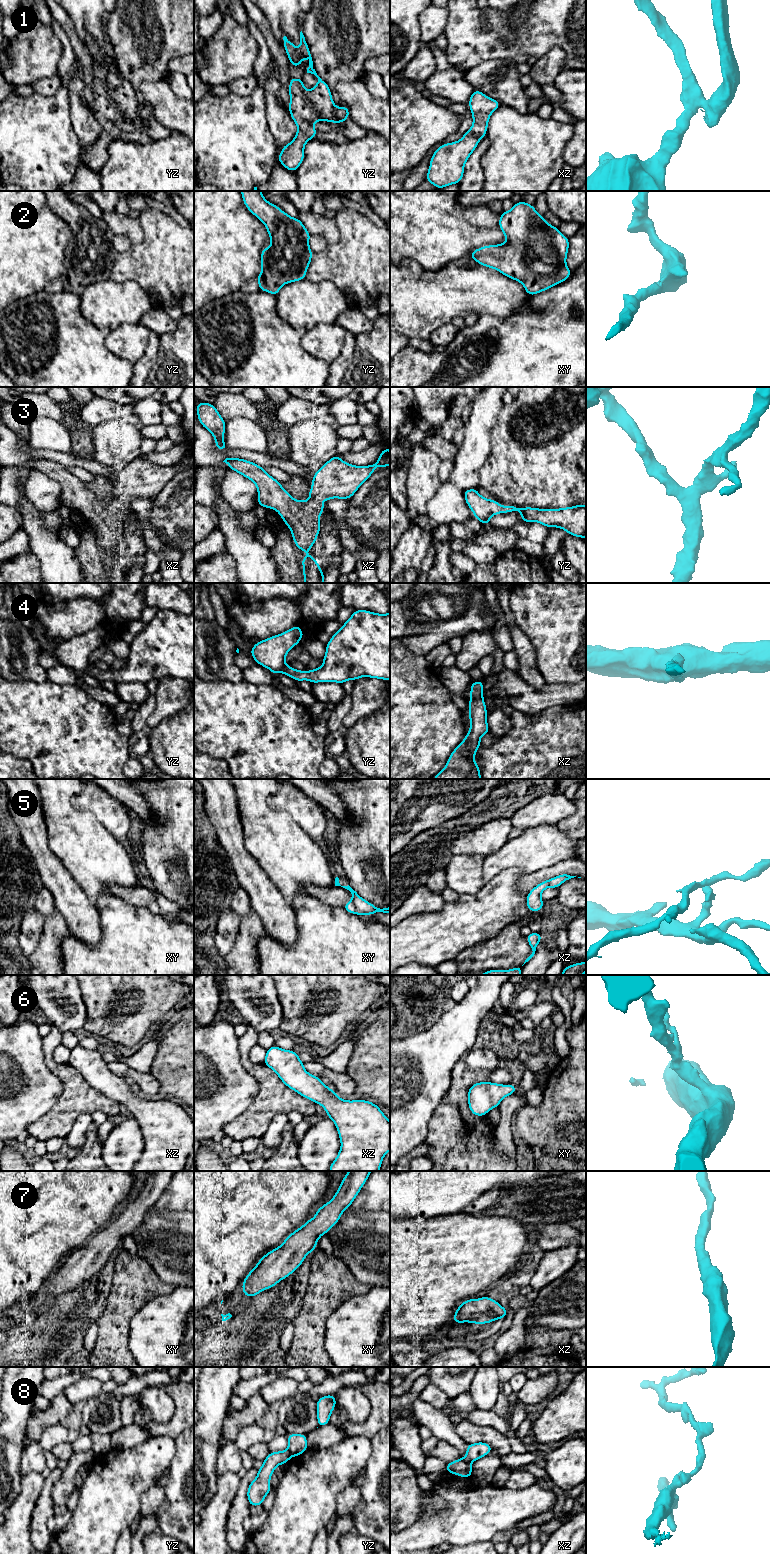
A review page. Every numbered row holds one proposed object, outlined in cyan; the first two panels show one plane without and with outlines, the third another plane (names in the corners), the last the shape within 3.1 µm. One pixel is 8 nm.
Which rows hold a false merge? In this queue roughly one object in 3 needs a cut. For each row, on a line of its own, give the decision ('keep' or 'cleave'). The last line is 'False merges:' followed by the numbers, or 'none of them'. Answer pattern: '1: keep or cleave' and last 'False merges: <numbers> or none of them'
1: cleave
2: keep
3: keep
4: keep
5: cleave
6: keep
7: keep
8: cleave
False merges: 1, 5, 8

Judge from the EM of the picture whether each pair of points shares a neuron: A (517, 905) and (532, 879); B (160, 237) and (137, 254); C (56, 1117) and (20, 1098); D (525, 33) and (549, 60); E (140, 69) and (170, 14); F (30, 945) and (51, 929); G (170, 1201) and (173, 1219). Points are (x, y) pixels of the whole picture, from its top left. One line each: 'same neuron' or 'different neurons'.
A: different neurons
B: same neuron
C: different neurons
D: different neurons
E: same neuron
F: different neurons
G: different neurons

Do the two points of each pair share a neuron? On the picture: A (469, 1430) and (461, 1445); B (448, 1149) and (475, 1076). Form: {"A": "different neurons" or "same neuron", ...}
{"A": "different neurons", "B": "same neuron"}

